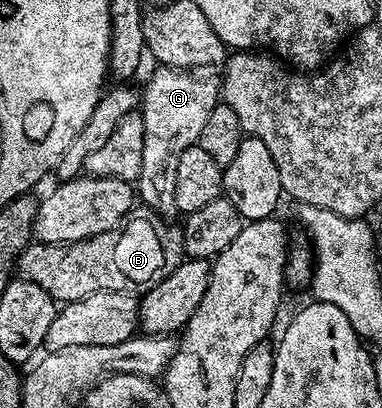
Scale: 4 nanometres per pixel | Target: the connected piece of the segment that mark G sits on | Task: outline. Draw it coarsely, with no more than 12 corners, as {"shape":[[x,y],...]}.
{"shape":[[155,67],[142,89],[136,192],[177,213],[179,156],[222,98],[212,78]]}

